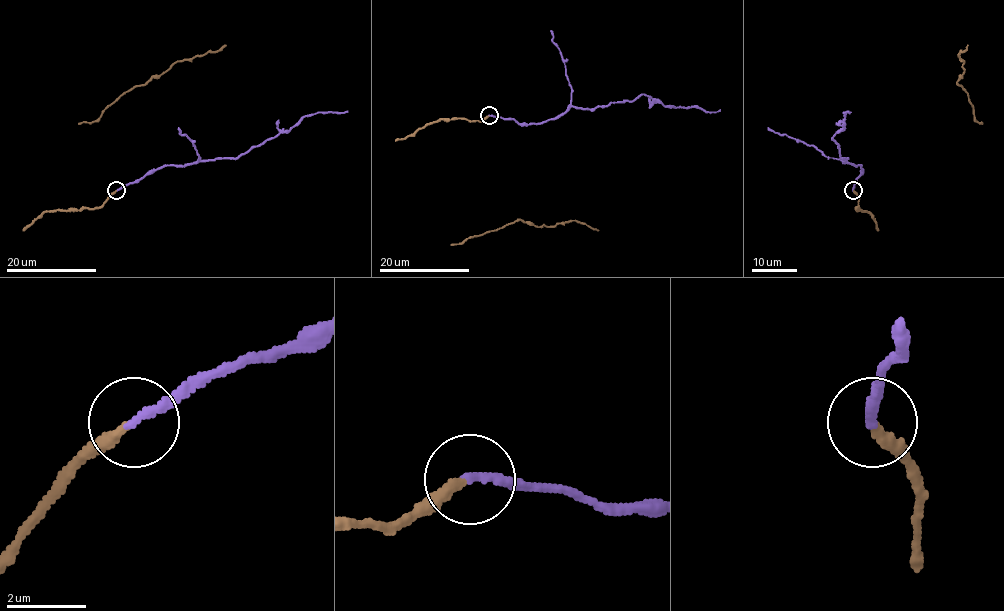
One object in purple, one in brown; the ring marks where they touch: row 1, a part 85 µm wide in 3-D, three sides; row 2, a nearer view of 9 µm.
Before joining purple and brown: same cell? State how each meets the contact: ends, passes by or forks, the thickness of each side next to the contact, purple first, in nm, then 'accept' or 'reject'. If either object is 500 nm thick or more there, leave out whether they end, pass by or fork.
purple ends | brown ends | 240/280 nm | accept

